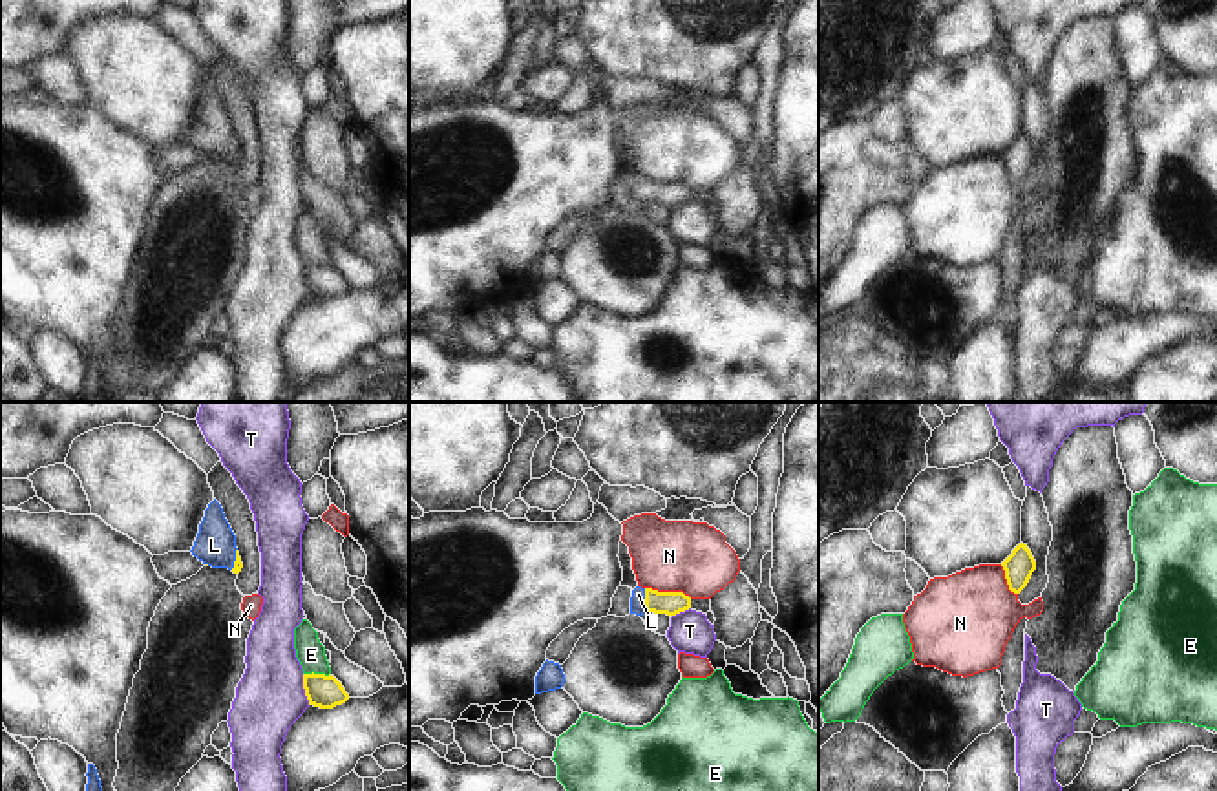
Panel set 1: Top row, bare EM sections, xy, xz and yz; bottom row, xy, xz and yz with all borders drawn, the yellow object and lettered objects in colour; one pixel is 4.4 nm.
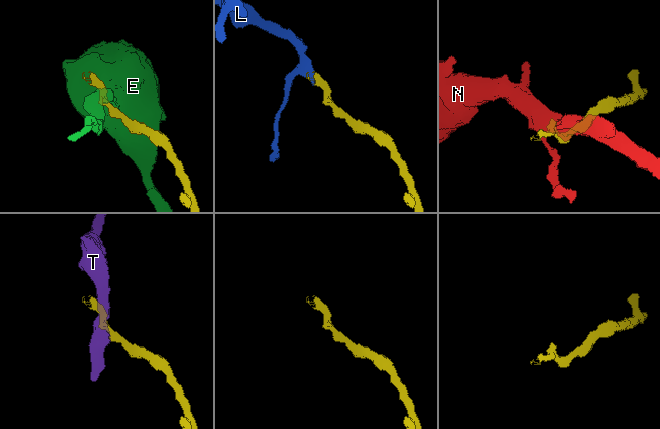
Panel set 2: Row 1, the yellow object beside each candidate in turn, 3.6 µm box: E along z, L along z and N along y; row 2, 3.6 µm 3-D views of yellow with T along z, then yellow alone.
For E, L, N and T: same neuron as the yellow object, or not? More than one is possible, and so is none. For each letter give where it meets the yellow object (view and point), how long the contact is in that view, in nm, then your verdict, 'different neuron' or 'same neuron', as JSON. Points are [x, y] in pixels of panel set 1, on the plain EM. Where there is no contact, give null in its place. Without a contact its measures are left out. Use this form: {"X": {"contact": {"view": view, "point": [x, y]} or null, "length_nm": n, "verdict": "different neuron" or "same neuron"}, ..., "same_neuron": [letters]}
{"E": {"contact": {"view": "xy", "point": [317, 265]}, "length_nm": 120, "verdict": "different neuron"}, "L": {"contact": {"view": "xz", "point": [645, 190]}, "length_nm": 100, "verdict": "same neuron"}, "N": {"contact": {"view": "xz", "point": [669, 183]}, "length_nm": 220, "verdict": "different neuron"}, "T": {"contact": {"view": "xy", "point": [306, 280]}, "length_nm": 140, "verdict": "different neuron"}, "same_neuron": ["L"]}

